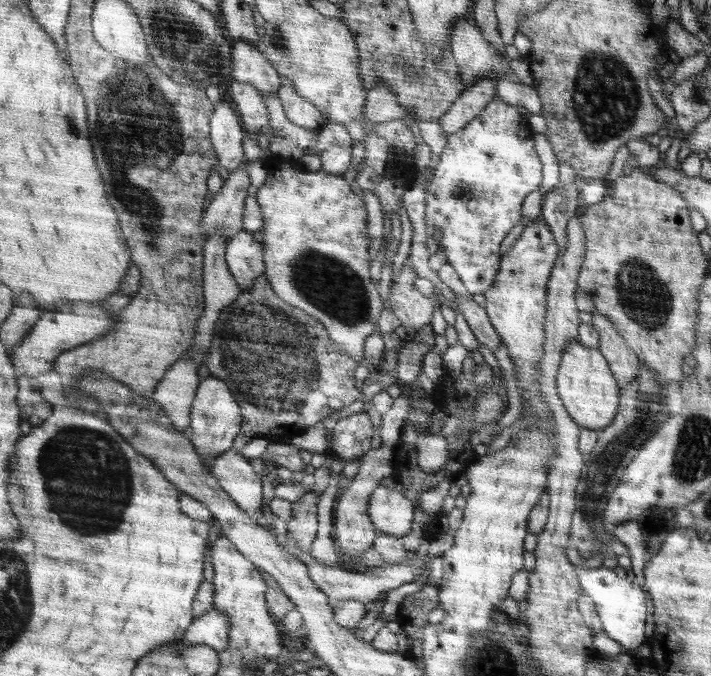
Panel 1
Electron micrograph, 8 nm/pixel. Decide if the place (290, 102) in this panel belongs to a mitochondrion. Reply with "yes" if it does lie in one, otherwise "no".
no

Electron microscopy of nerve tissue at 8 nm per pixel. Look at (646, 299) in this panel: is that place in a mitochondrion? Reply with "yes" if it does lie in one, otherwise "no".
yes

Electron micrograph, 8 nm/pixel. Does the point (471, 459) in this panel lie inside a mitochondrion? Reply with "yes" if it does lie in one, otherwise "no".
no

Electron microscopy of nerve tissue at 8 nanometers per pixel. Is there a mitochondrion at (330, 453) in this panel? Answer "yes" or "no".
no

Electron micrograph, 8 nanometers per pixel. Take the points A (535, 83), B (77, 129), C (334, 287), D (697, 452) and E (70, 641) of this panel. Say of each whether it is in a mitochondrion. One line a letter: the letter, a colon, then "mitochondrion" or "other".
A: other
B: mitochondrion
C: mitochondrion
D: mitochondrion
E: other

